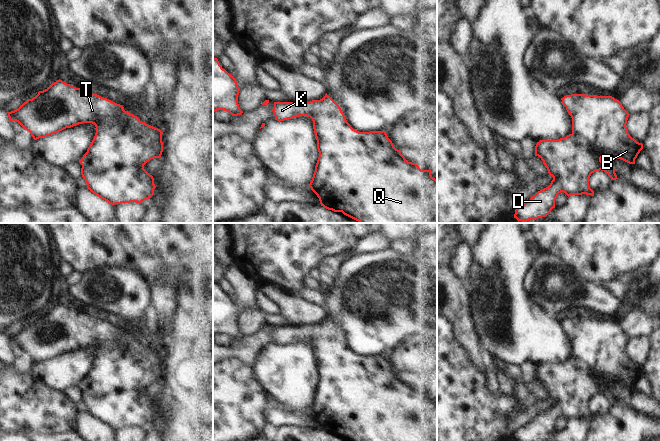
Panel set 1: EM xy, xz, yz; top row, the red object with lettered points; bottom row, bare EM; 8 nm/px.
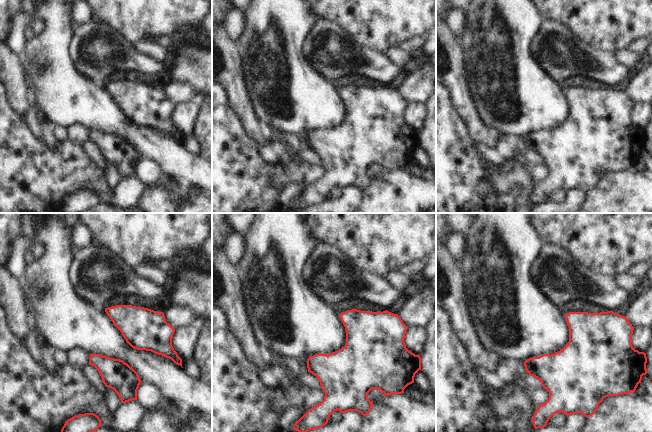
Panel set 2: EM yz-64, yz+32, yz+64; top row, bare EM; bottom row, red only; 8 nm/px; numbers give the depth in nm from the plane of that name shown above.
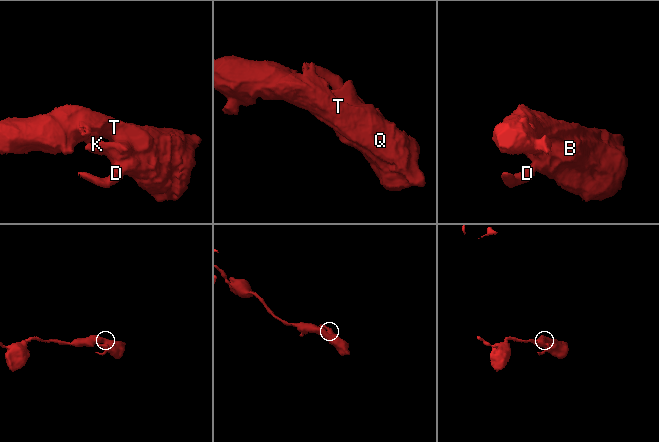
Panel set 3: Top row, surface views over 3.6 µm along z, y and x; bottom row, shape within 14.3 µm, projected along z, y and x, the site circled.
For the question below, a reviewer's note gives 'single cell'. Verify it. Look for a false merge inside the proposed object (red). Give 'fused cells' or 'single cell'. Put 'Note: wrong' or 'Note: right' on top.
Note: right
single cell

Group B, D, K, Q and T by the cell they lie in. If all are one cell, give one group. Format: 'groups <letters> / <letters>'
groups B D K Q T

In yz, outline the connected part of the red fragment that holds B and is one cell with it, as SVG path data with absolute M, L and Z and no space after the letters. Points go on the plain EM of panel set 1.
M571 318L564 320L561 324L572 342L572 357L558 364L540 364L537 366L535 380L541 382L553 404L548 411L538 415L529 425L520 429L515 434L514 441L546 441L555 432L555 424L561 416L564 416L568 421L582 418L594 420L594 415L589 410L589 402L592 397L601 394L612 404L618 403L614 391L603 387L601 385L602 381L605 383L621 383L629 388L635 388L635 383L643 373L643 368L632 362L627 355L626 348L630 338L614 321Z

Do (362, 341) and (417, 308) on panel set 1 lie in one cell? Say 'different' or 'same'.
same

